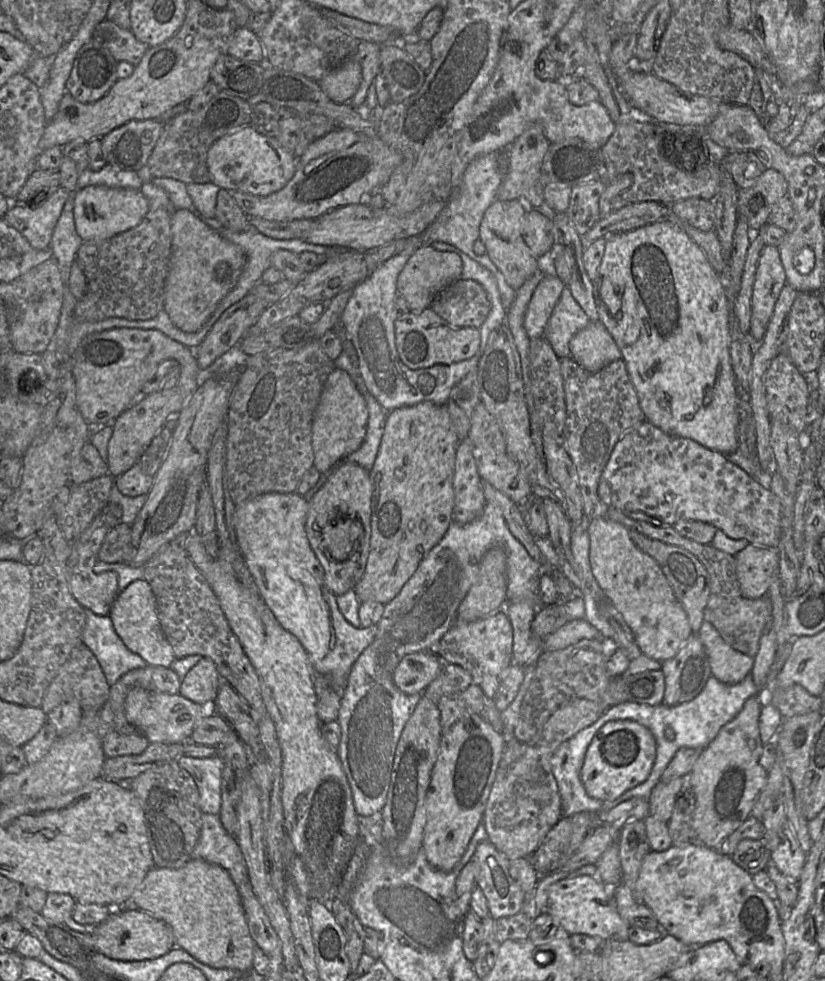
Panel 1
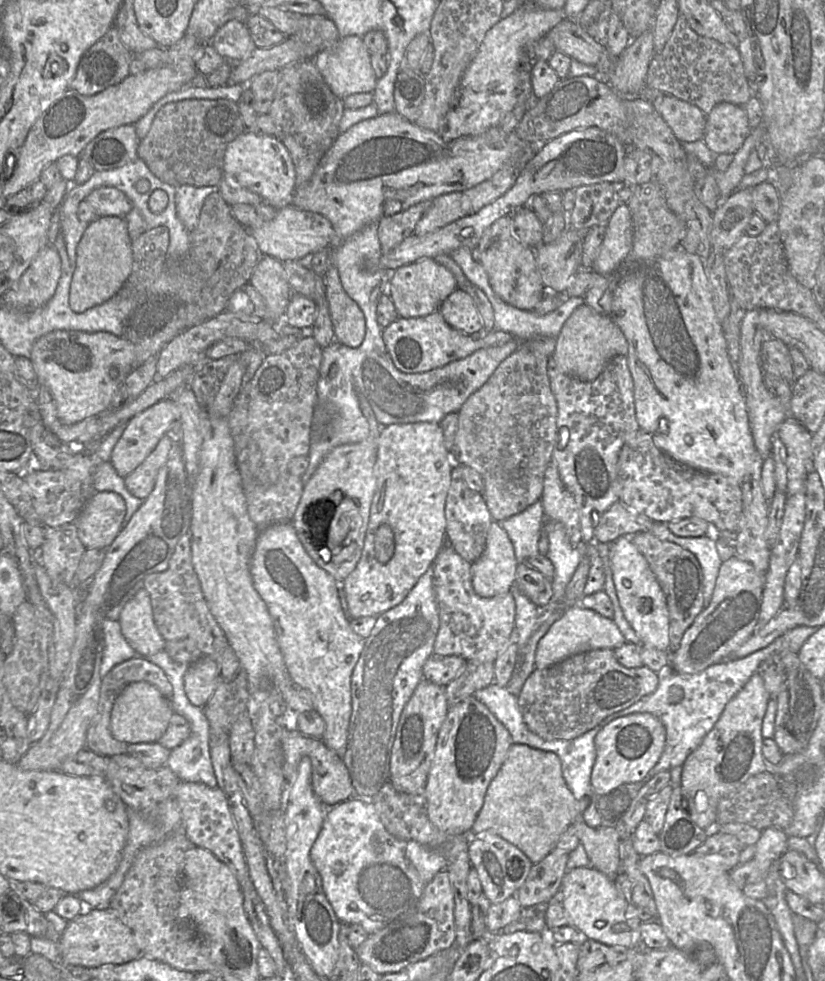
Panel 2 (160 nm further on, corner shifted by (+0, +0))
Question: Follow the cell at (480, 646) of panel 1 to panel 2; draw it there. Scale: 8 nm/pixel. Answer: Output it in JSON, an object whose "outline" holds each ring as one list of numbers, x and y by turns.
{"outline":[[450,544,442,548,432,564,440,618,434,654,494,663,500,651,514,637,515,599,512,591,492,598,478,596,473,589,471,568,472,563,466,561]]}

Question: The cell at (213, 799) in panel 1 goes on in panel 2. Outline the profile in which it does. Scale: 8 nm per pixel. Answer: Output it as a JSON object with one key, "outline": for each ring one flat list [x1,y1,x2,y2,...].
{"outline":[[164,650,146,658,166,673,173,686,171,706,175,714,183,716,188,721,191,730,189,737,181,745,171,750,167,760,167,766,180,780,202,783,211,788,218,787,210,754,210,724,206,717,204,707,193,705,185,692,184,676,190,665,174,662]]}

